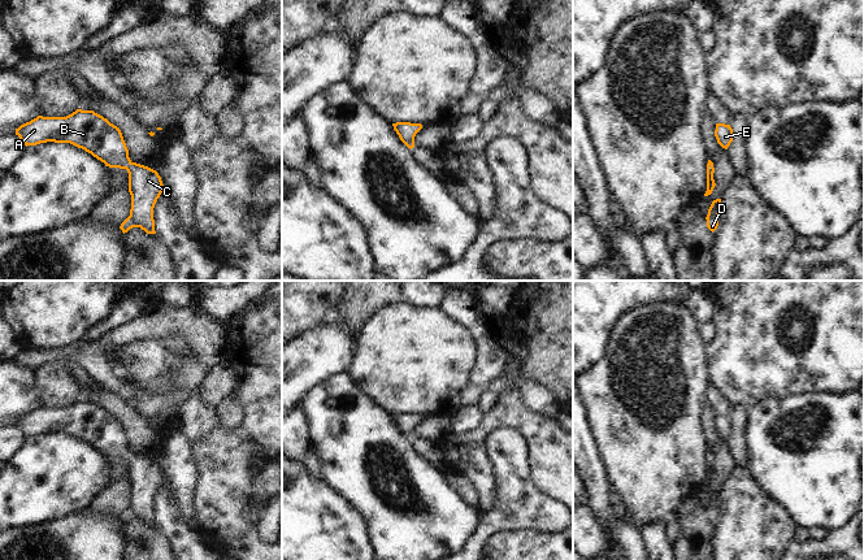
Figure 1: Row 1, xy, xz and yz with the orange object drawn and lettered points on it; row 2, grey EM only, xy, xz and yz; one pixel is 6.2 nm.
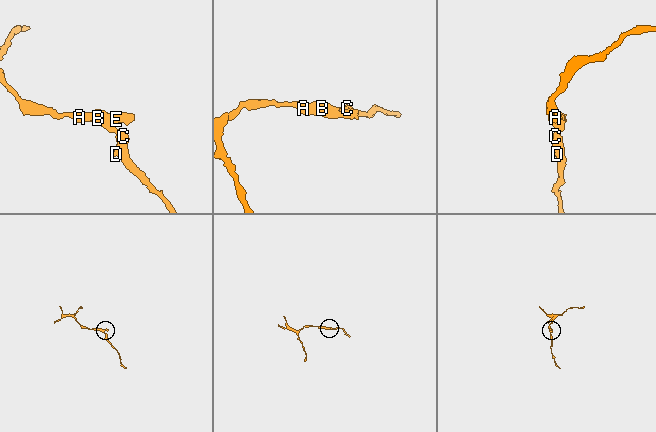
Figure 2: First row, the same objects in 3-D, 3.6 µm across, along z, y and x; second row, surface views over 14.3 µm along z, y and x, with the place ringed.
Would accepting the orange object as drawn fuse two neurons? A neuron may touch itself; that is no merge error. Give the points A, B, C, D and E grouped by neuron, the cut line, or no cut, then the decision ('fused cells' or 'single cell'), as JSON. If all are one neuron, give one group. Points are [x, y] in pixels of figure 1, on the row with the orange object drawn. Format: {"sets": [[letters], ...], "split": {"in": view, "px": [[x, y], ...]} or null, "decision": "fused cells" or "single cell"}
{"sets": [["A", "B", "C", "D", "E"]], "split": null, "decision": "single cell"}

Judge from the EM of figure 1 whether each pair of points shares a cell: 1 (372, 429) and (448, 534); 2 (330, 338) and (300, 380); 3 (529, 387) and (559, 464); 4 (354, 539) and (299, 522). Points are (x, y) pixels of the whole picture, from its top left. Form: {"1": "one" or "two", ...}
{"1": "one", "2": "one", "3": "two", "4": "one"}

